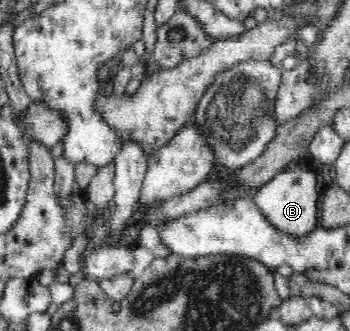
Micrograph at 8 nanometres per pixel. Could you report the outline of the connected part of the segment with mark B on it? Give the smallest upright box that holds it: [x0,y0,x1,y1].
[251,172,317,238]

